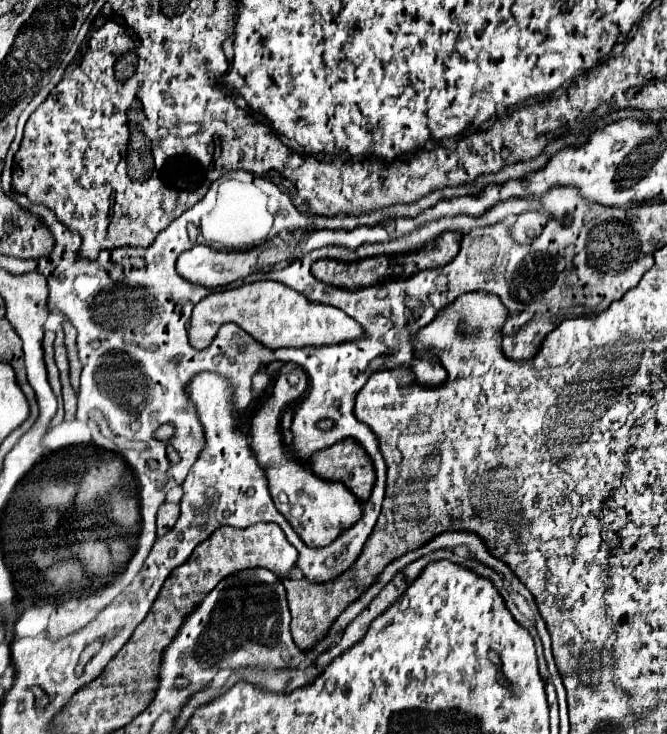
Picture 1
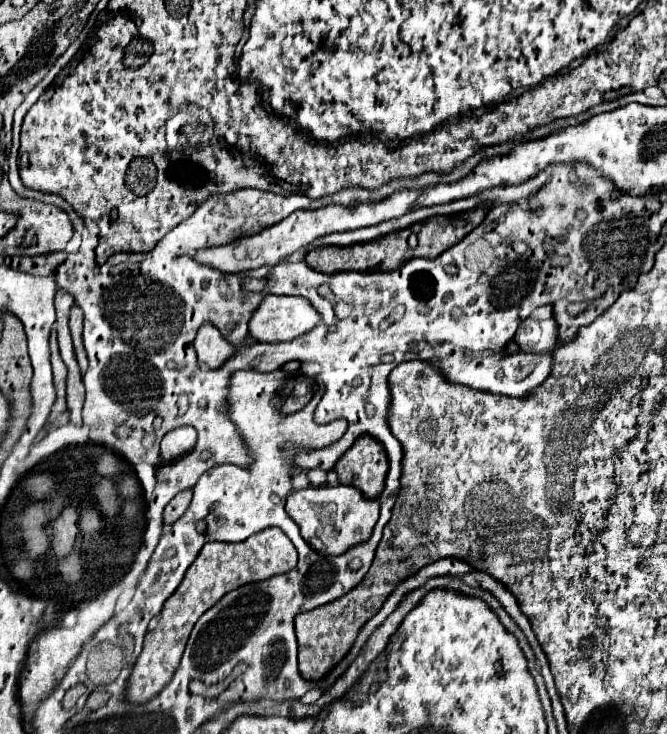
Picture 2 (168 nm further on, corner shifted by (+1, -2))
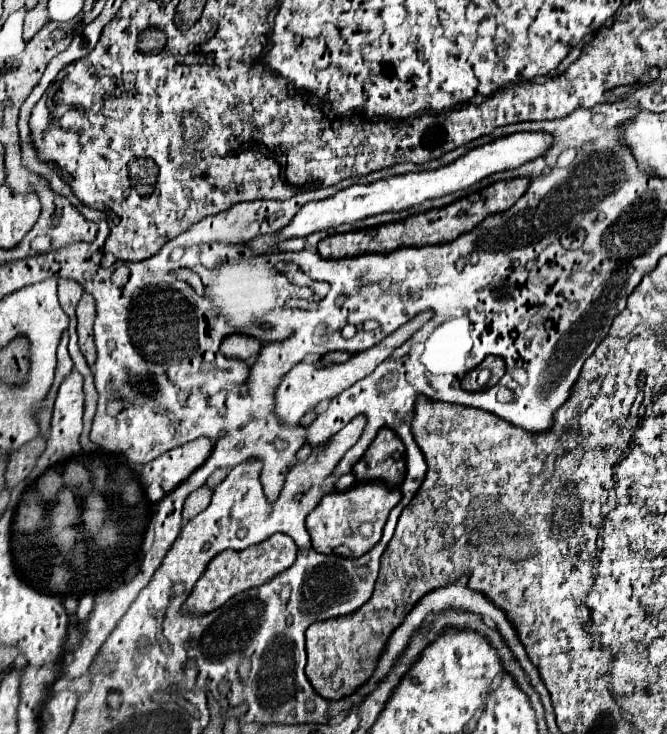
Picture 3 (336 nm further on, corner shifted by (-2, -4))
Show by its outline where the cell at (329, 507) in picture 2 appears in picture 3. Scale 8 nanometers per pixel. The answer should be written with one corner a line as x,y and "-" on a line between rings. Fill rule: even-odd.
357,484
355,488
349,488
349,490
343,490
343,492
325,494
305,520
313,548
317,548
317,552
321,552
321,554
333,554
335,548
345,546
345,548
349,548
351,558
363,556
381,538
385,520
387,520
391,508
399,500
401,500
399,488
393,488
393,492
389,492
387,488
381,488
381,484
-
365,520
373,522
371,538
361,538
361,536
355,534
355,526
359,526

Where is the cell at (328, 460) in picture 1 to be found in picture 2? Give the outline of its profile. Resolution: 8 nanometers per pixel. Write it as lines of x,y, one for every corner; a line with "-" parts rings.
364,434
334,466
338,478
346,486
356,486
366,498
378,498
384,490
388,474
388,458
382,444

